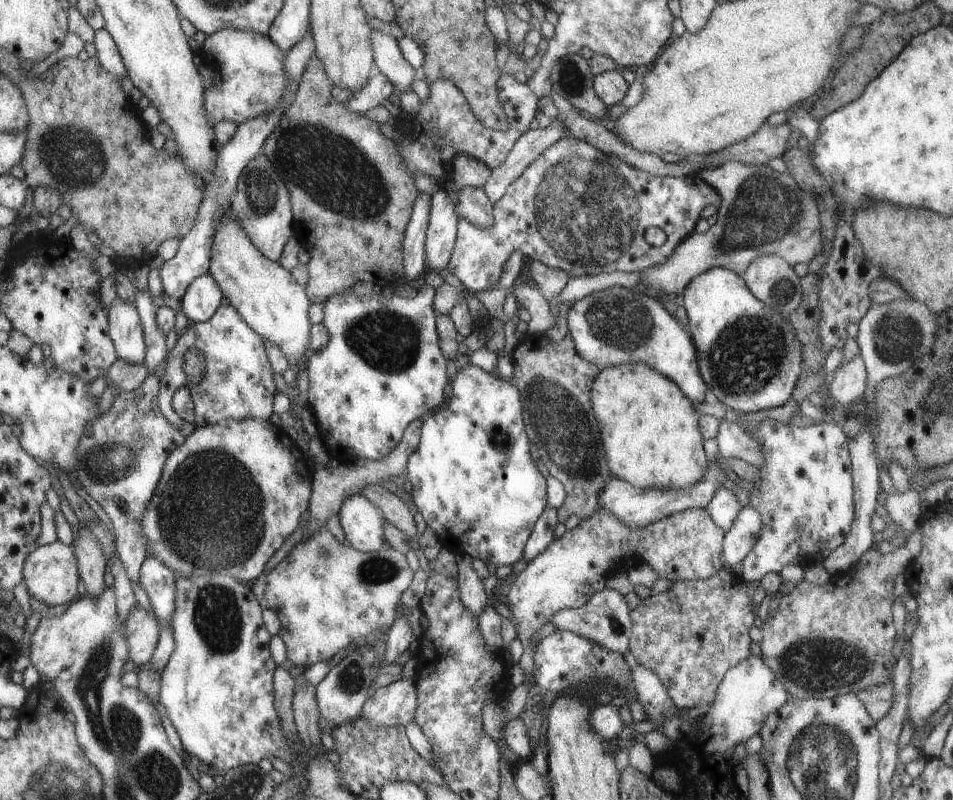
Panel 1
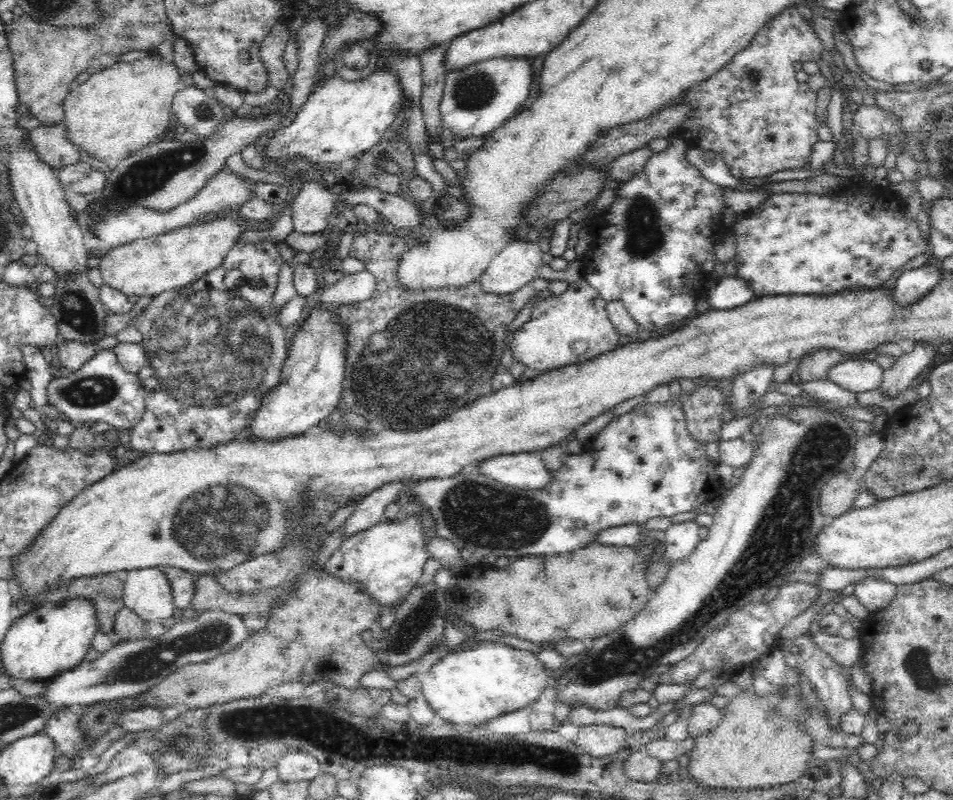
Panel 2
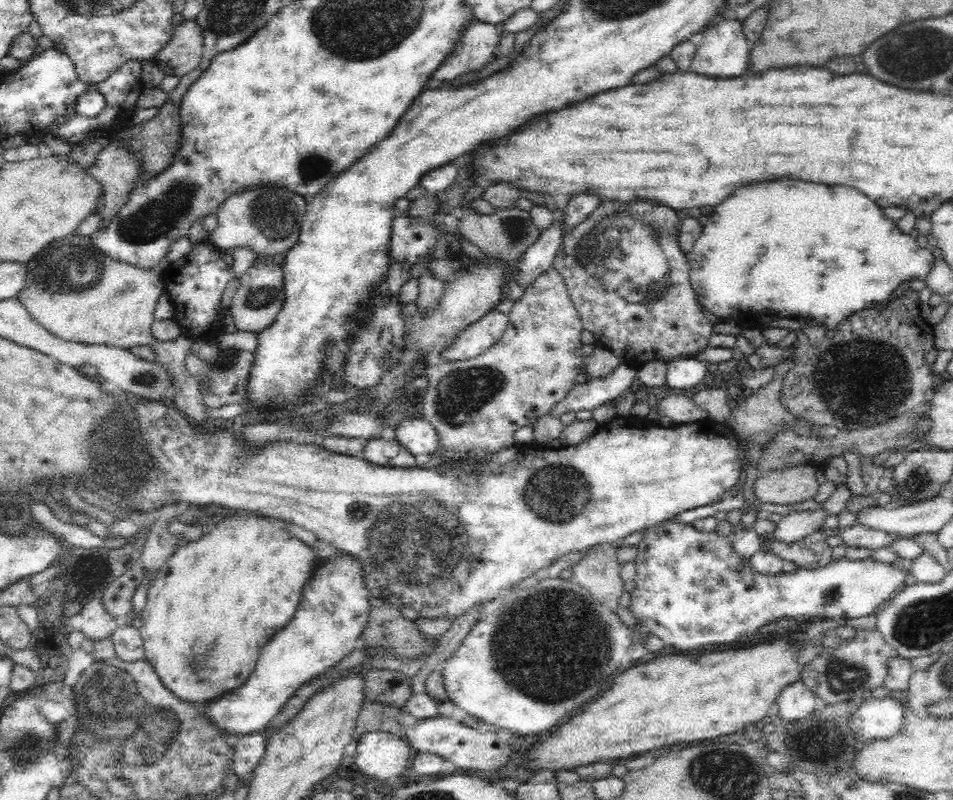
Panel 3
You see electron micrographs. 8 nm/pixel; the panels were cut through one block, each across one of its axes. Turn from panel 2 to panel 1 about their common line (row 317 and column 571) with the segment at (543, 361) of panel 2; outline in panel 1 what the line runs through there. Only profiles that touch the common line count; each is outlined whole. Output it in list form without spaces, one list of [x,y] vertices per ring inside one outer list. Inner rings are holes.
[[[597,508],[591,517],[580,521],[572,530],[565,531],[560,538],[554,538],[547,549],[529,561],[526,568],[509,584],[504,604],[509,609],[510,620],[515,622],[516,638],[525,648],[533,633],[549,622],[554,613],[560,609],[575,609],[585,605],[593,594],[604,590],[604,583],[609,572],[614,568],[622,568],[625,556],[637,556],[660,578],[672,582],[710,578],[717,573],[717,570],[722,569],[723,539],[724,531],[712,522],[704,508],[684,509],[641,529],[626,528],[612,515]]]

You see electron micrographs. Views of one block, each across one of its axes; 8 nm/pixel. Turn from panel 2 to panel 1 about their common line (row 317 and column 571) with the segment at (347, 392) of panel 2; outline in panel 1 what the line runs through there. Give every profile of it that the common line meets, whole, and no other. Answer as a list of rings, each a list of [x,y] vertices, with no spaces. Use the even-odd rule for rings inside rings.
[[[525,332],[523,336],[521,341],[517,340],[518,344],[510,355],[513,378],[503,378],[503,380],[512,383],[520,391],[522,416],[525,424],[529,426],[529,435],[535,457],[539,462],[539,469],[546,476],[550,475],[555,478],[563,486],[564,500],[556,510],[558,522],[565,523],[571,515],[583,521],[591,517],[599,508],[597,498],[600,490],[611,478],[604,458],[604,448],[601,448],[599,436],[595,432],[595,416],[592,414],[591,402],[589,402],[591,384],[601,369],[595,363],[586,362],[577,355],[575,344],[569,334],[566,334],[559,344],[551,342],[541,333],[529,335]]]

